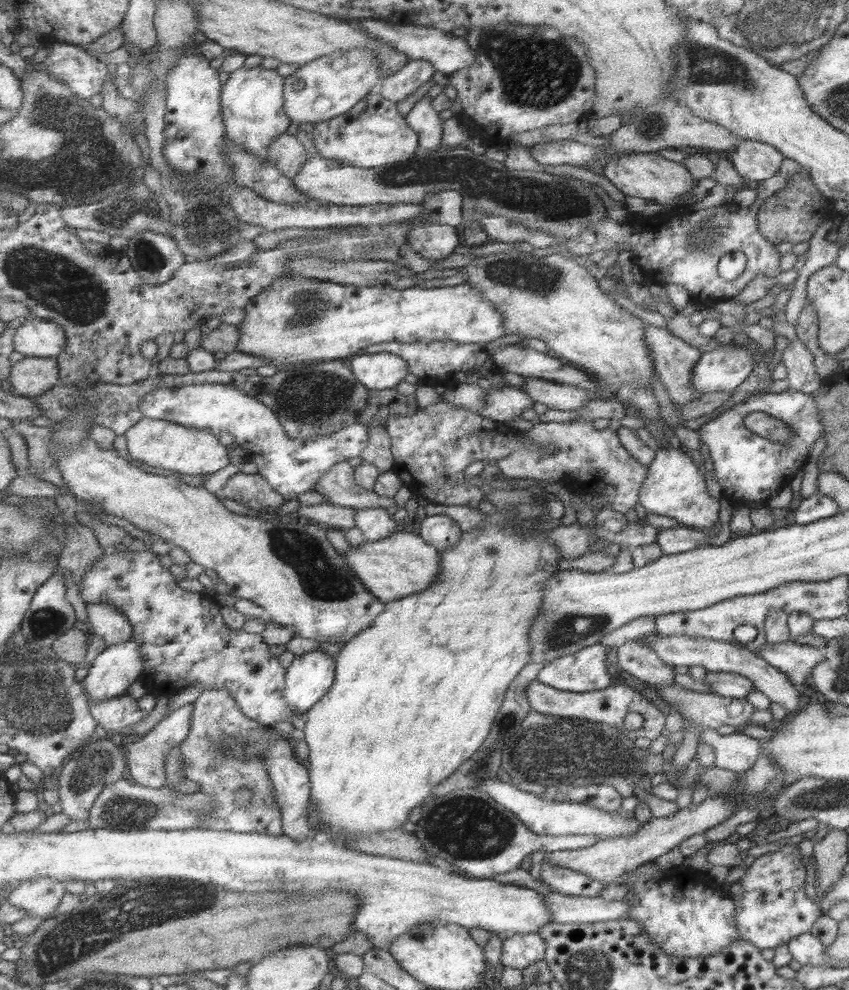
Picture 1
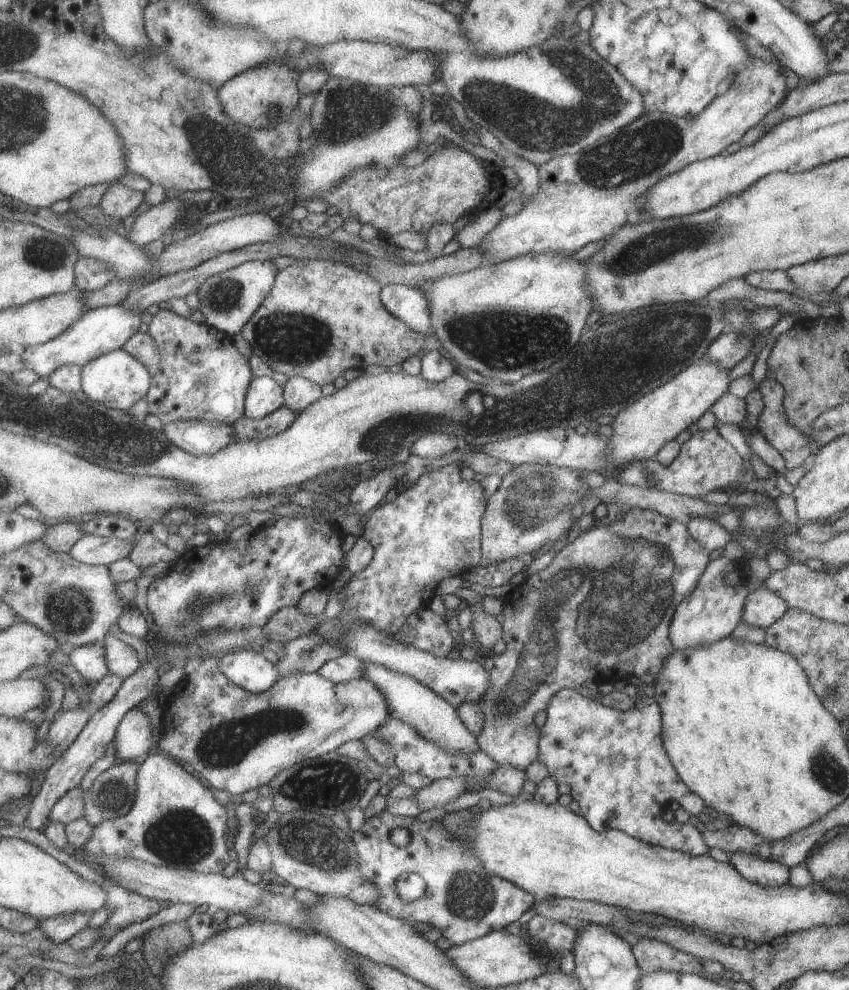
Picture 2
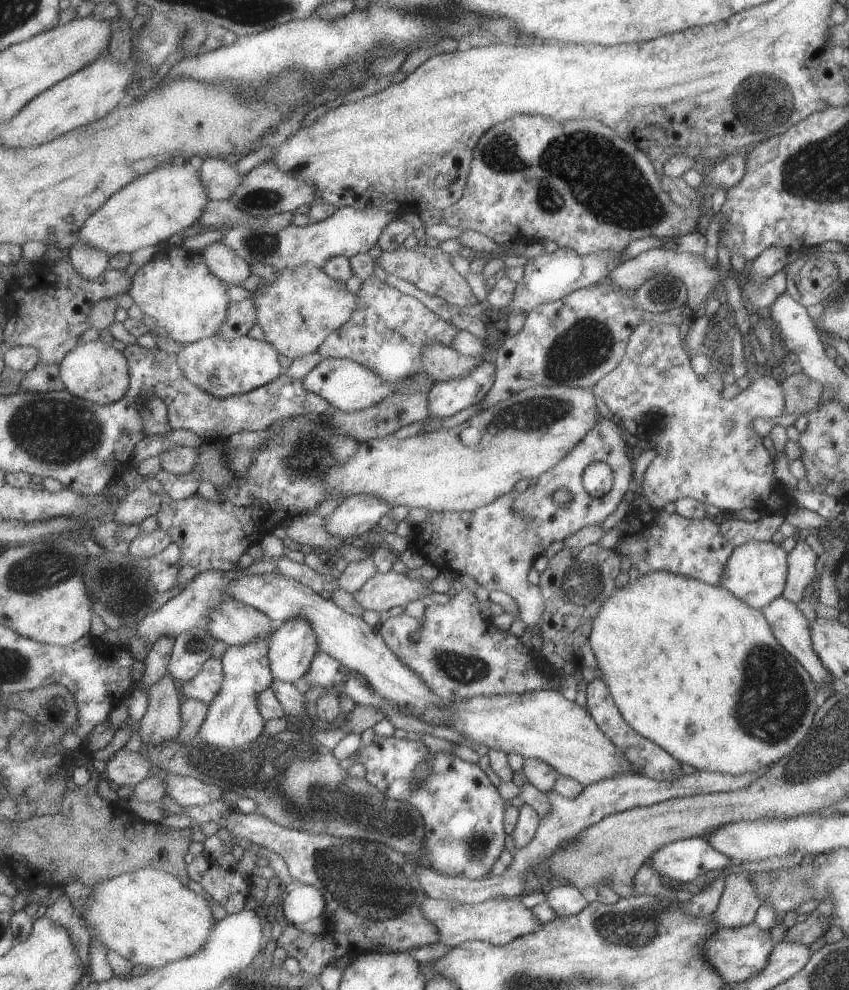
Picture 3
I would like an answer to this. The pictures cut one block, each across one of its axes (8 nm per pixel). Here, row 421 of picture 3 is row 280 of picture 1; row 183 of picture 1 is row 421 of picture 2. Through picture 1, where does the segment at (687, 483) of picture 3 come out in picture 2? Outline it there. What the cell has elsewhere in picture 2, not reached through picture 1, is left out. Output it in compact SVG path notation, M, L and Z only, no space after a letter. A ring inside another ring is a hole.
M763 378L759 382L759 389L763 410L760 412L756 430L781 456L784 468L793 469L811 454L811 438L787 423L782 408L784 391L775 380Z

